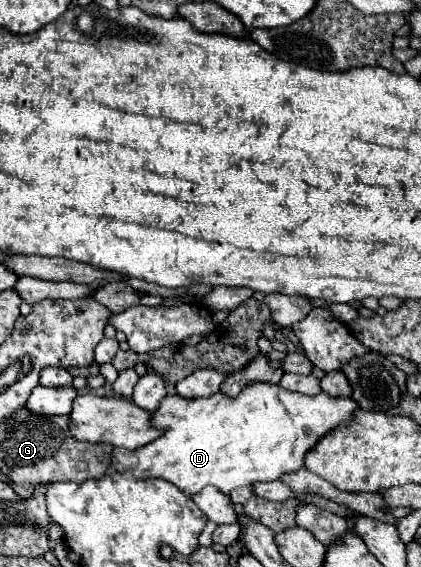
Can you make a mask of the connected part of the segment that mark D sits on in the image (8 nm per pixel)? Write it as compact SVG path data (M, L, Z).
M250 382L236 398L222 392L196 400L186 400L178 394L166 396L160 402L160 408L152 414L152 424L156 424L156 428L166 428L166 432L138 450L116 450L112 456L112 470L126 472L132 466L132 474L136 478L164 478L190 496L198 494L204 486L216 486L228 494L234 488L280 480L284 474L298 472L304 466L304 456L308 450L312 450L330 430L350 422L356 408L358 404L352 398L332 398L326 392L304 396L300 392L288 392L286 388L280 388L280 384L268 382Z

